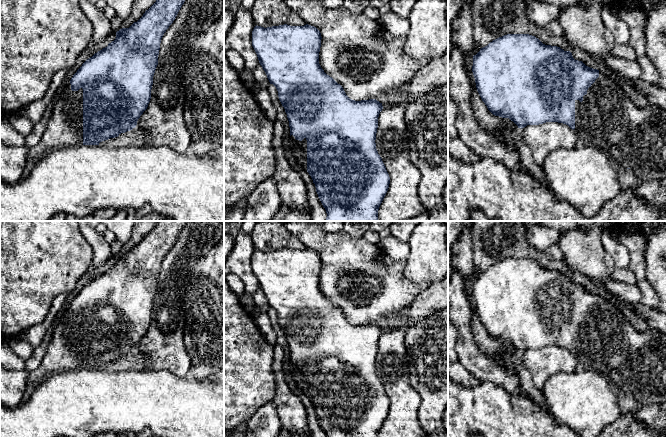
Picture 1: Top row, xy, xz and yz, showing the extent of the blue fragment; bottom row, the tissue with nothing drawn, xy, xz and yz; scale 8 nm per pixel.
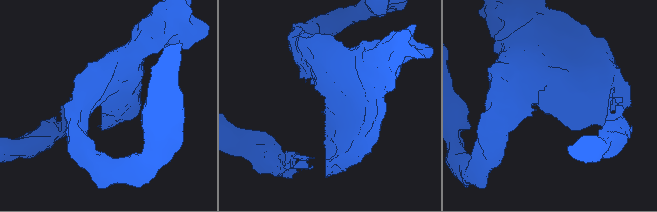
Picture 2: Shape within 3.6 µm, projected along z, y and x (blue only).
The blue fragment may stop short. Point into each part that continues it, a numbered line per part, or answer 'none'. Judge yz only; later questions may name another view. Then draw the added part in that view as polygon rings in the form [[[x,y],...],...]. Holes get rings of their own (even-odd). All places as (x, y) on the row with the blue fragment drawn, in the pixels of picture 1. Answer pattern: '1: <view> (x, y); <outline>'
1: yz (633, 137); [[[599,71],[599,77],[588,88],[583,101],[575,100],[574,131],[586,145],[601,149],[620,168],[630,168],[641,182],[666,177],[666,111],[650,104],[645,107],[636,106],[623,92],[617,75]]]

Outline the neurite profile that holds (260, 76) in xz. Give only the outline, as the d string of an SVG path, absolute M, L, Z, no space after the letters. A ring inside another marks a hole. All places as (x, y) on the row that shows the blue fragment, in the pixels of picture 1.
M260 63L255 68L253 75L254 75L254 79L257 83L258 88L260 88L260 89L268 88L268 86L270 85L270 82L267 78L265 71L263 70L262 66L260 65Z

